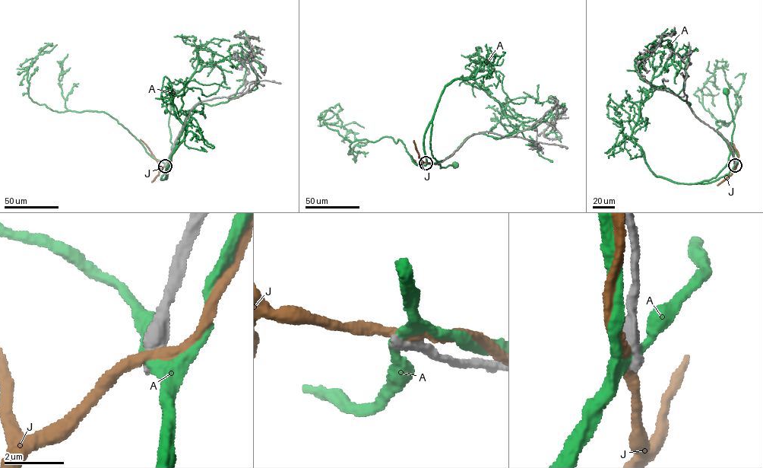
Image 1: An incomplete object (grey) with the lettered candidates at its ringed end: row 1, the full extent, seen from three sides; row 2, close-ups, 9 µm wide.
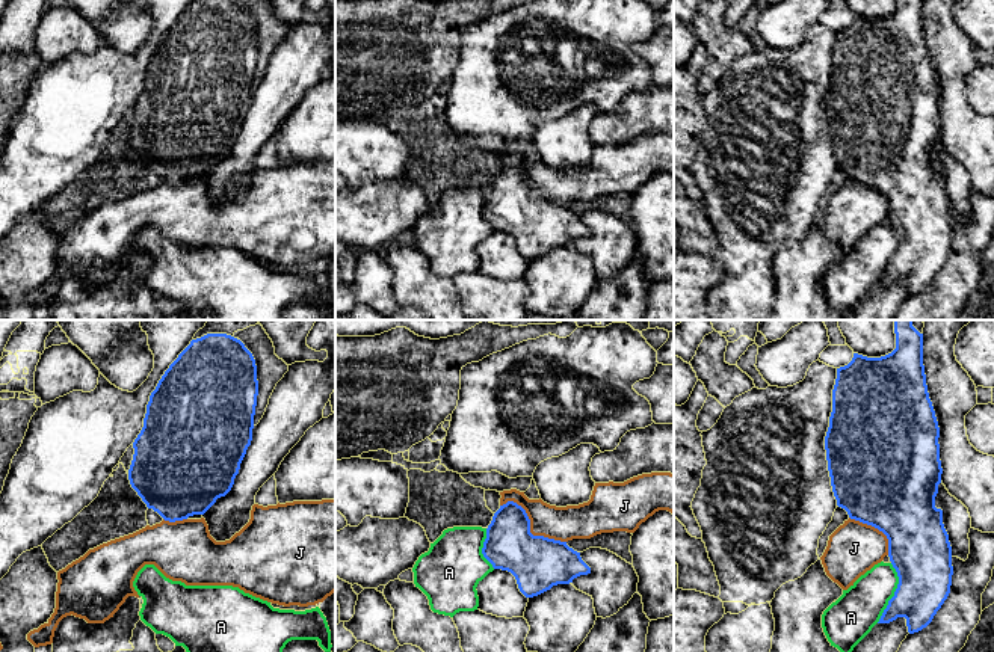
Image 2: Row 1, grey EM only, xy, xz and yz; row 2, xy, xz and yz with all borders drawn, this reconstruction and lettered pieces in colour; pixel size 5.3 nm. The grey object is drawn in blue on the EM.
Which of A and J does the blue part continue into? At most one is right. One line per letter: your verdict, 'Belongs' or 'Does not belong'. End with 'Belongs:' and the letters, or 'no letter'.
A: Does not belong
J: Does not belong
Belongs: no letter

